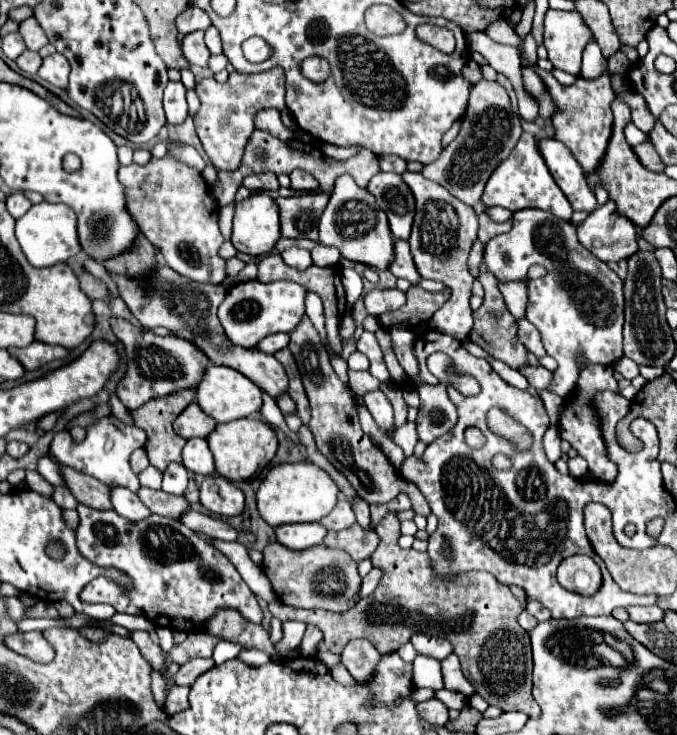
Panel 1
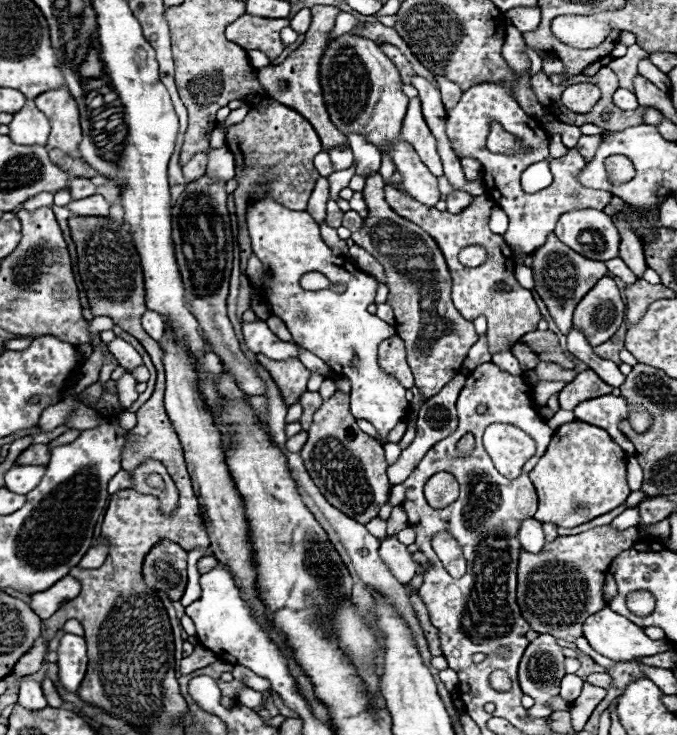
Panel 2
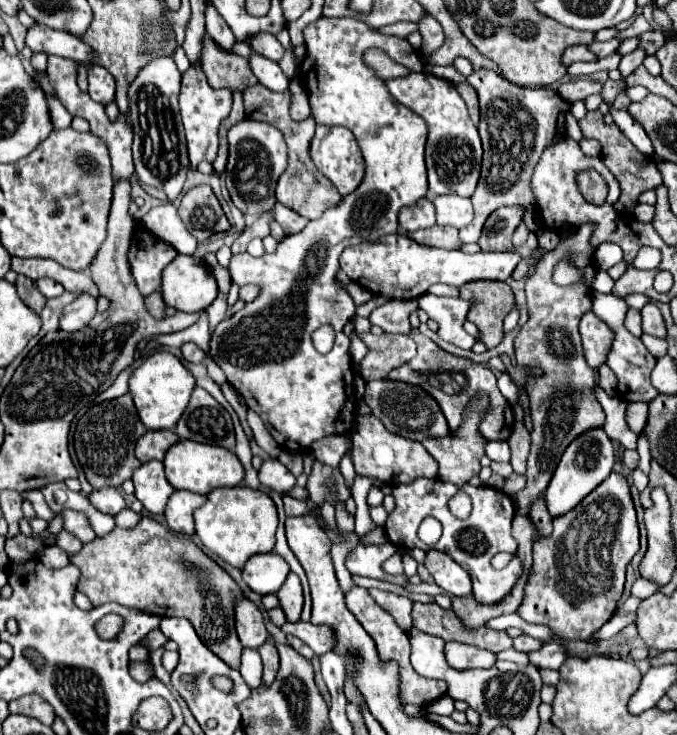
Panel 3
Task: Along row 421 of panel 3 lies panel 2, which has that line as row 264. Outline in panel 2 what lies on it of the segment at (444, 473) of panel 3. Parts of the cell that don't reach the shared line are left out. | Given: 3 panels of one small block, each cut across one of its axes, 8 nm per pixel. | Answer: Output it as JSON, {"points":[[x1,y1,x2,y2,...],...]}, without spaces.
{"points":[[466,246,460,250,460,262,464,266,476,266,486,260,486,248,480,246]]}

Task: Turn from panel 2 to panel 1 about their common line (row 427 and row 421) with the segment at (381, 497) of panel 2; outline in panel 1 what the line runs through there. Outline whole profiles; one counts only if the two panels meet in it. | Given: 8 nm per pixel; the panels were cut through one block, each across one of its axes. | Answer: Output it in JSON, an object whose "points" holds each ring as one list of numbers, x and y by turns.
{"points":[[304,316,300,320,300,324,288,336,290,336,288,348,292,350,294,360,300,368,302,382,304,382,304,388,306,388,306,394,310,400,310,408,312,408,310,430,314,434,316,448,320,450,320,454,324,454,334,464,334,468,340,470,348,478,348,482,352,484,356,494,360,498,364,498,366,502,384,504,384,502,394,500,398,494,406,494,412,500,414,512,428,518,430,508,428,508,428,502,422,498,420,490,414,484,404,482,400,472,390,464,390,460,384,456,384,452,376,444,372,444,370,436,364,436,358,416,356,416,354,400,350,398,348,388,334,374,328,352,326,352,324,344,320,342,320,334,314,328,314,324,310,322,310,318]]}

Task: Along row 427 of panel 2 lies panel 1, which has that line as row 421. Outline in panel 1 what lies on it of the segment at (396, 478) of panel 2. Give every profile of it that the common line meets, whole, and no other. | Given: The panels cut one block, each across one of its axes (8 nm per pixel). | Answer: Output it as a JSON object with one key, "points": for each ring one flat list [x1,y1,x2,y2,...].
{"points":[[414,384,420,394,420,412,418,412,418,438,424,444,448,434,456,424,456,406,450,402,442,384]]}

